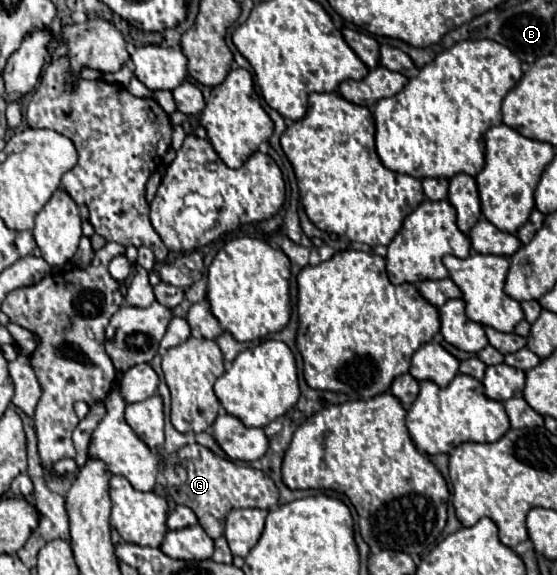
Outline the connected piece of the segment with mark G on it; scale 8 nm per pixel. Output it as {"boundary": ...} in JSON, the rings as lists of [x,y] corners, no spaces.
{"boundary":[[[197,443],[185,445],[175,453],[167,455],[163,459],[161,479],[163,487],[169,491],[175,503],[193,509],[199,519],[199,525],[211,539],[219,539],[223,535],[223,523],[231,509],[257,507],[271,511],[273,507],[277,507],[279,499],[279,491],[269,475],[253,467],[241,467],[229,459],[221,459]]]}

